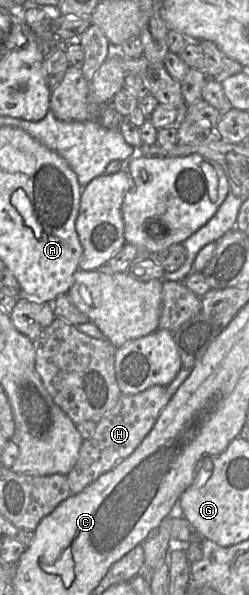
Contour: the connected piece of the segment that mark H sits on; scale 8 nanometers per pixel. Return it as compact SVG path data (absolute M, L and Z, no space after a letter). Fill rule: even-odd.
M154 385L132 395L121 394L116 405L97 423L94 434L83 440L79 458L66 475L72 495L82 492L101 475L111 471L130 456L155 425L159 414L170 401L165 386Z

